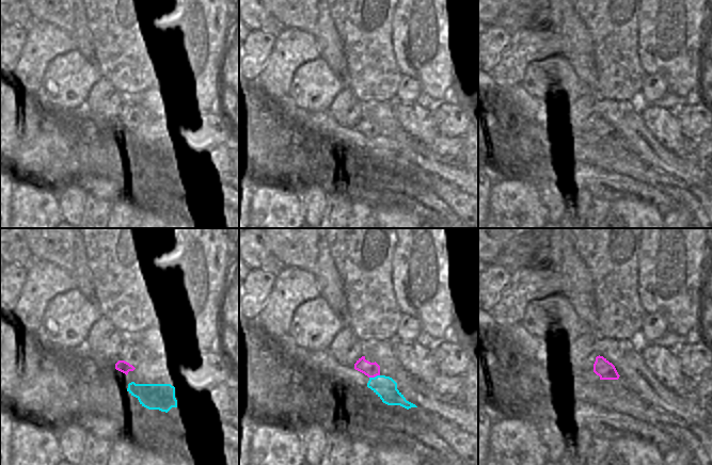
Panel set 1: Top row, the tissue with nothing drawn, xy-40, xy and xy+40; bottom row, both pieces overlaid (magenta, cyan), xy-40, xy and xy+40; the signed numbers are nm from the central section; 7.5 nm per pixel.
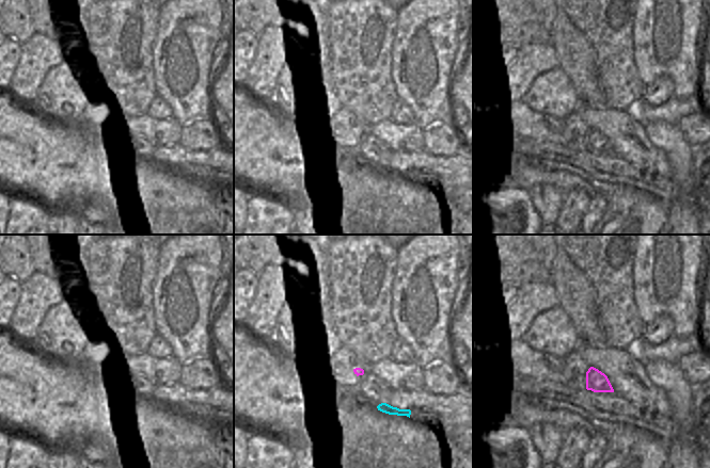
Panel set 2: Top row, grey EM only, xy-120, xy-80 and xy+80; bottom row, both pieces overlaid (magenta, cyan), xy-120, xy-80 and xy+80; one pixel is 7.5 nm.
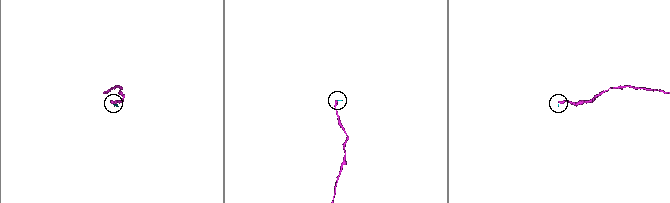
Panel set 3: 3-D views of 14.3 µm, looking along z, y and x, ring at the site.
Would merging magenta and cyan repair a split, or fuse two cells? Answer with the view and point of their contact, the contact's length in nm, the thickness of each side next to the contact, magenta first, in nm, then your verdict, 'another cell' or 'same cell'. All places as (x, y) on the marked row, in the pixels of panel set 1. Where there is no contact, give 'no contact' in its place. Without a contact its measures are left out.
contact xy (374, 377); length 80 nm; calibres 110 and 170 nm; another cell

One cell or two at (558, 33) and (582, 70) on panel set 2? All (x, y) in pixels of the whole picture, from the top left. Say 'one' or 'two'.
one

